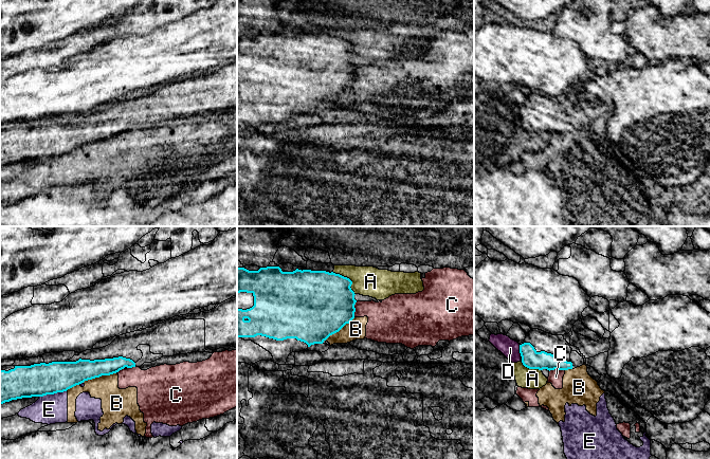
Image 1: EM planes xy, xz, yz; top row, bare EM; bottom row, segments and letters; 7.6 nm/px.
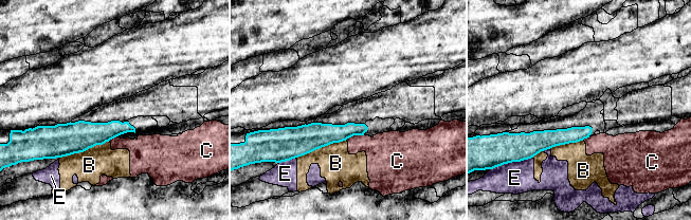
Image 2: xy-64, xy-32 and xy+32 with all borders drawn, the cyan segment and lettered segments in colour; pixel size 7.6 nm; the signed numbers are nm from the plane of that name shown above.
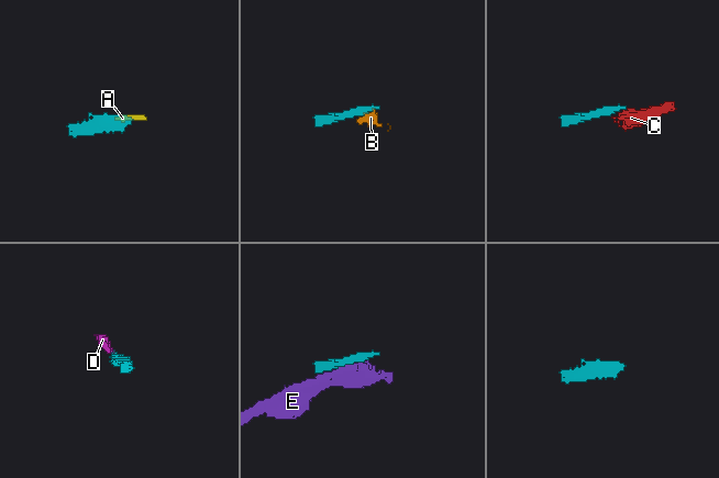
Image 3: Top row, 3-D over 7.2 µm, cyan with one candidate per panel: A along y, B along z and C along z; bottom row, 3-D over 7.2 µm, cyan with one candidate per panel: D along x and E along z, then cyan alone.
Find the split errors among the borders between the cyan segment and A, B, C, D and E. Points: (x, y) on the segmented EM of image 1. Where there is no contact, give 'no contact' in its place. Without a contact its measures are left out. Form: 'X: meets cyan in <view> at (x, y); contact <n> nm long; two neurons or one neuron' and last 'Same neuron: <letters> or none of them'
A: meets cyan in xz at (348, 278); contact 240 nm long; two neurons
B: meets cyan in xy at (99, 375); contact 280 nm long; two neurons
C: meets cyan in xz at (354, 309); contact 120 nm long; two neurons
D: meets cyan in yz at (520, 350); contact 90 nm long; two neurons
E: meets cyan in xy at (52, 393); contact 220 nm long; two neurons
Same neuron: none of them

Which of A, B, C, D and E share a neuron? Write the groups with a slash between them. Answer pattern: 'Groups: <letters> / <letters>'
Groups: A D / B C E

